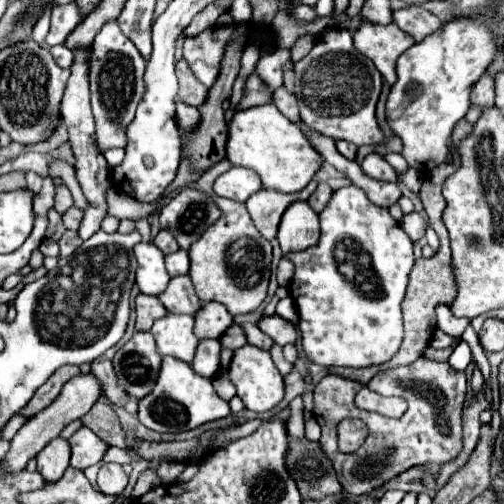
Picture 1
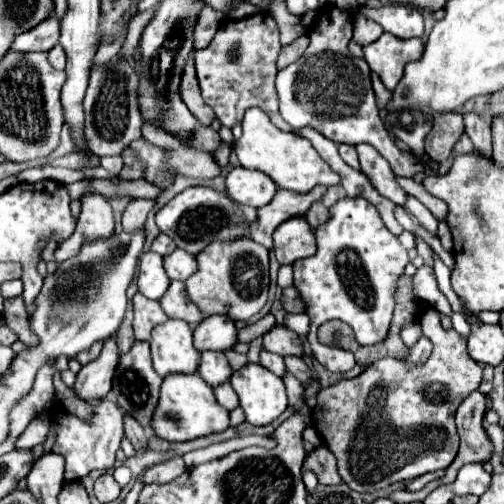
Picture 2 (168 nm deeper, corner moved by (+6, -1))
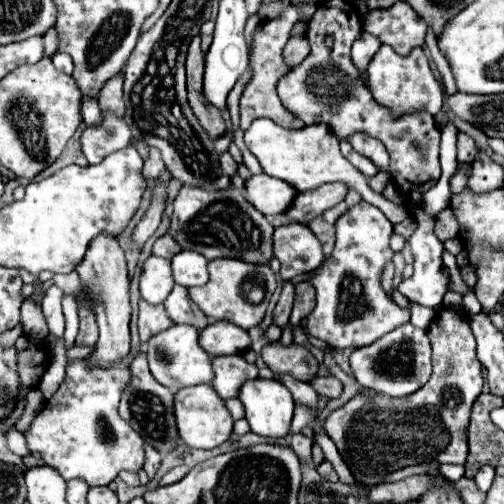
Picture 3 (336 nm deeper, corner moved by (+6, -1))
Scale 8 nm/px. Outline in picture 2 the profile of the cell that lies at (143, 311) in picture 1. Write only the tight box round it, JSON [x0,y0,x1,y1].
[134,292,168,340]

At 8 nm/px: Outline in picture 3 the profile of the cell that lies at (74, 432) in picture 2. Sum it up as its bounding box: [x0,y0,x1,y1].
[26,358,144,486]

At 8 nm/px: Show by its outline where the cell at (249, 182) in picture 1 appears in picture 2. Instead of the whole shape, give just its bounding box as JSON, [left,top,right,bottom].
[226,166,276,208]

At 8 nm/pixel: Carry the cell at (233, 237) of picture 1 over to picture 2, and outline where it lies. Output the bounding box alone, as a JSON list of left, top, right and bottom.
[186,238,268,320]

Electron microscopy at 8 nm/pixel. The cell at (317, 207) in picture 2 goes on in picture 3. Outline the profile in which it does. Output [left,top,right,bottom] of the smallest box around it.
[310,218,336,258]

